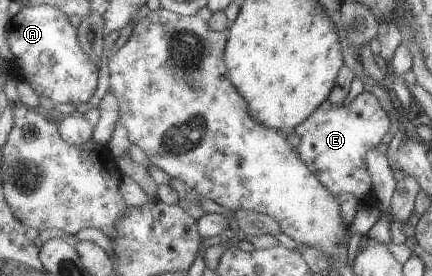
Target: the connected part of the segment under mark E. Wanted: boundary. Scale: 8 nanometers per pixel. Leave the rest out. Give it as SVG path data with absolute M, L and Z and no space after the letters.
M366 87L344 107L324 100L304 121L293 127L300 138L294 149L304 165L339 201L341 220L346 228L351 224L358 207L374 200L371 177L364 165L363 155L378 145L390 127L388 122L388 114Z

